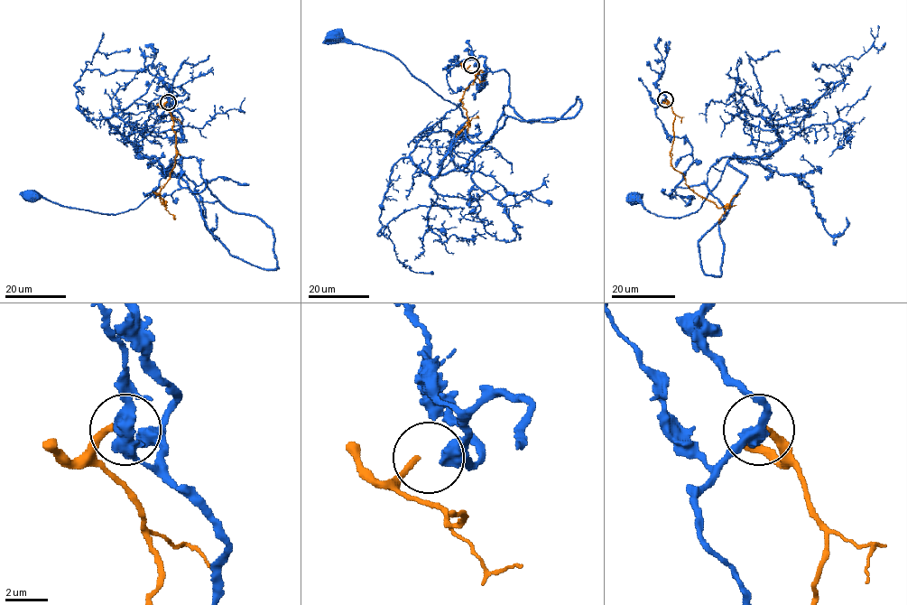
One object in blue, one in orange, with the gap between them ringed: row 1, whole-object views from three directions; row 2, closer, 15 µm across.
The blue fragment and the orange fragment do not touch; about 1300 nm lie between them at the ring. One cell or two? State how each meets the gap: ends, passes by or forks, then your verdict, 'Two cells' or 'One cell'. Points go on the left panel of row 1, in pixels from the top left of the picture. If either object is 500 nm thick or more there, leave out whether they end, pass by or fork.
Two cells

